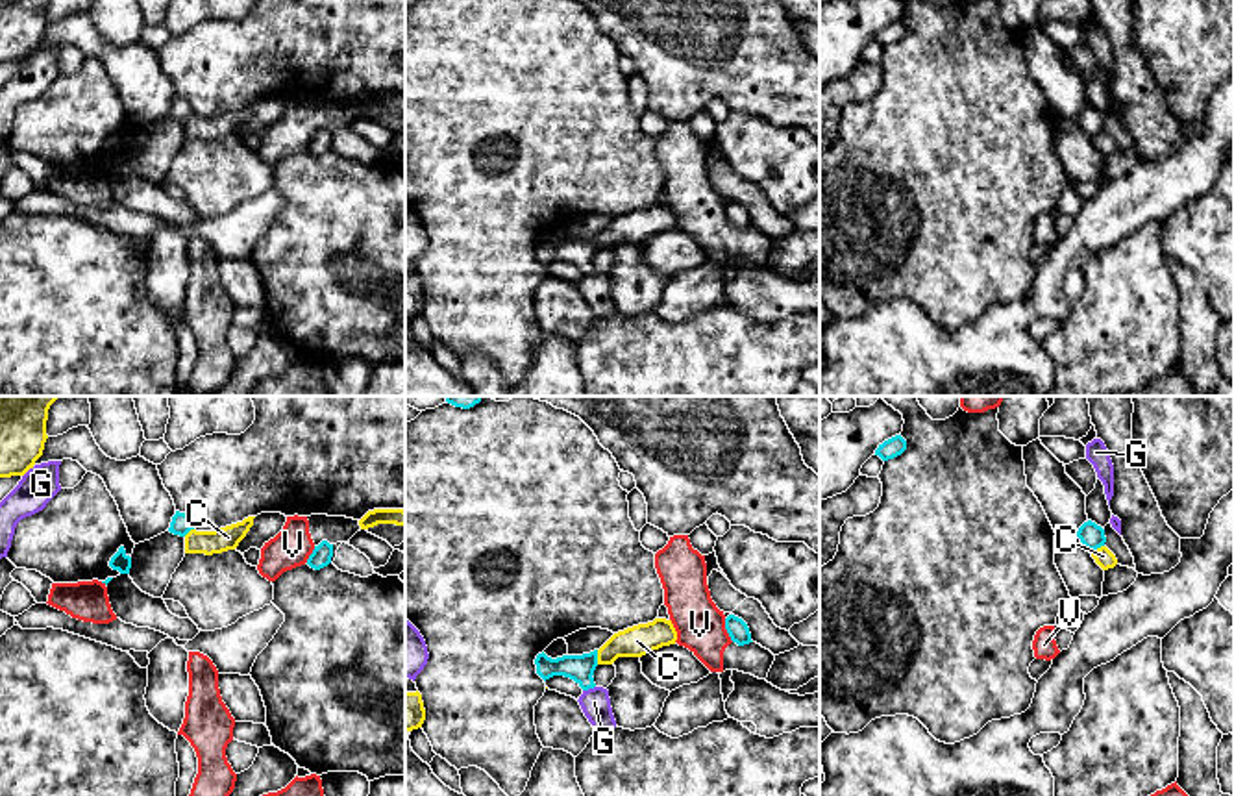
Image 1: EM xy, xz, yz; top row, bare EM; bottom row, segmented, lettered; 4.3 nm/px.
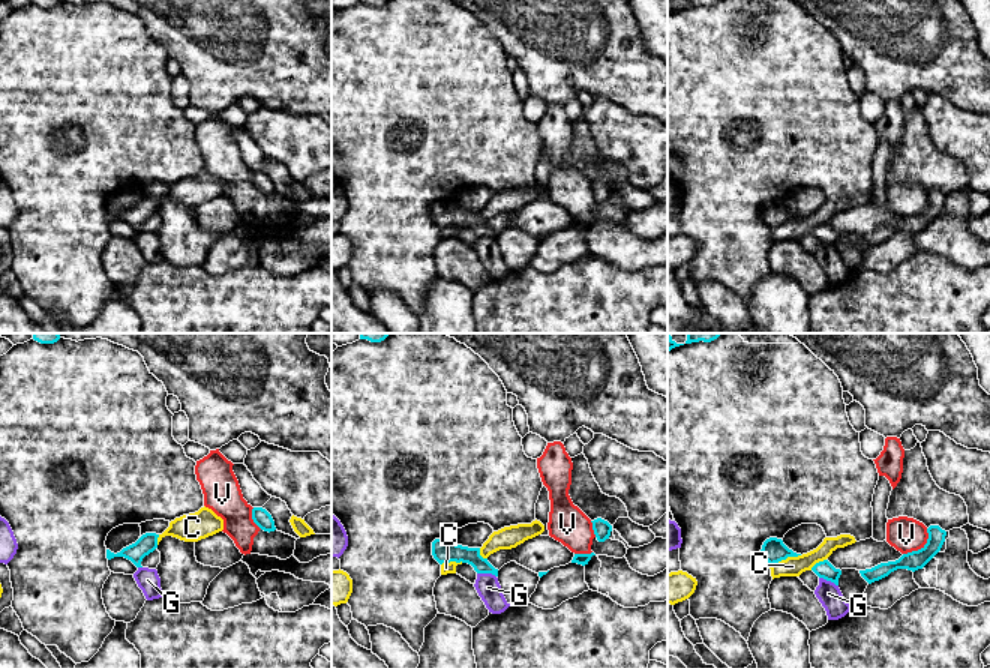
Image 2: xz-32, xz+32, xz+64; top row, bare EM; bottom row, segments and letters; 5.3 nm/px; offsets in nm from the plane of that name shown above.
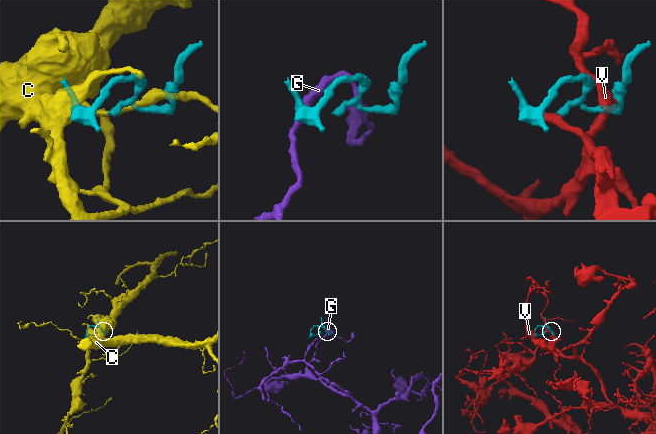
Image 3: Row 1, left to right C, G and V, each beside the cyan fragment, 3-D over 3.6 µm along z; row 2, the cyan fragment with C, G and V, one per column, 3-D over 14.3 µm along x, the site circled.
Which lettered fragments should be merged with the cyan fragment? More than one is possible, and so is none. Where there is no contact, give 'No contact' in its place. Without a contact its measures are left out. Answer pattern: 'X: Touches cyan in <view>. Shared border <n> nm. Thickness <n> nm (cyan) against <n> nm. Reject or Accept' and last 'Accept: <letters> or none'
C: Touches cyan in xz. Shared border 60 nm. Thickness 120 nm (cyan) against 140 nm. Reject
G: Touches cyan in xz. Shared border 60 nm. Thickness 120 nm (cyan) against 130 nm. Reject
V: Touches cyan in xz. Shared border 110 nm. Thickness 90 nm (cyan) against 220 nm. Reject
Accept: none

